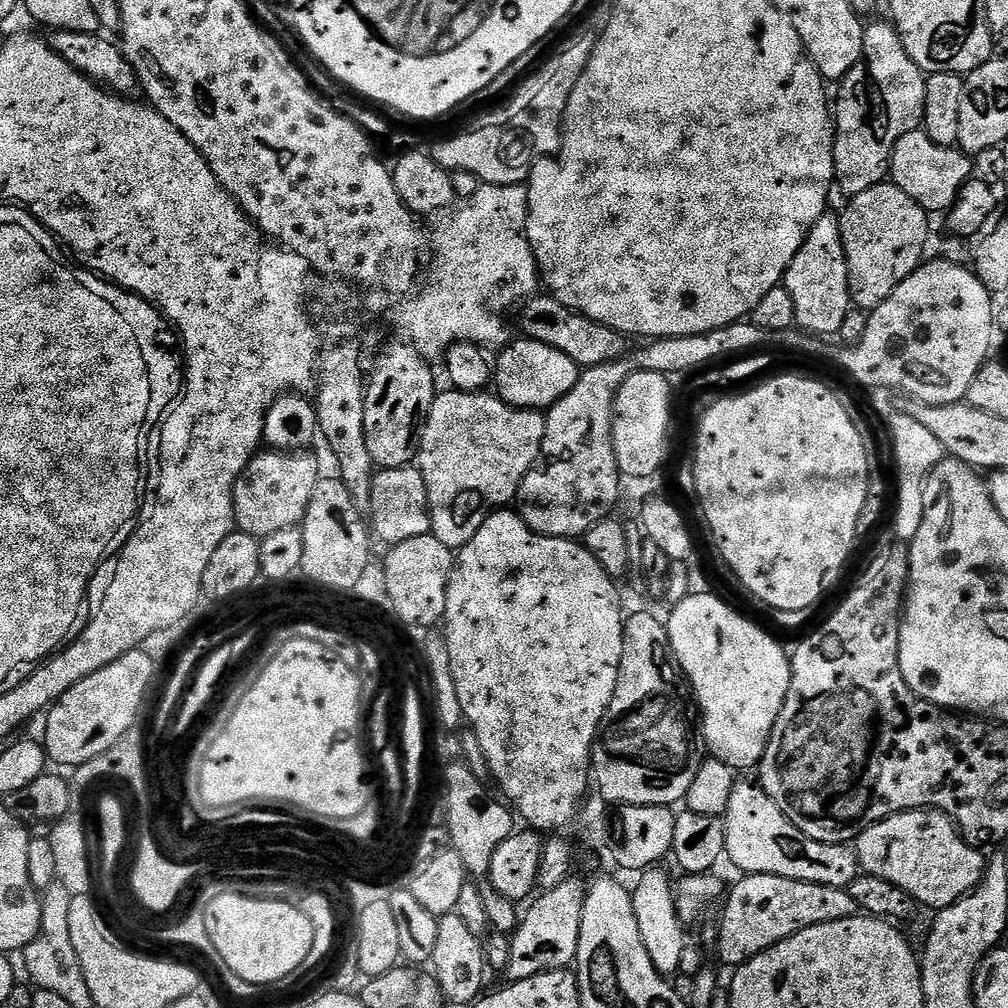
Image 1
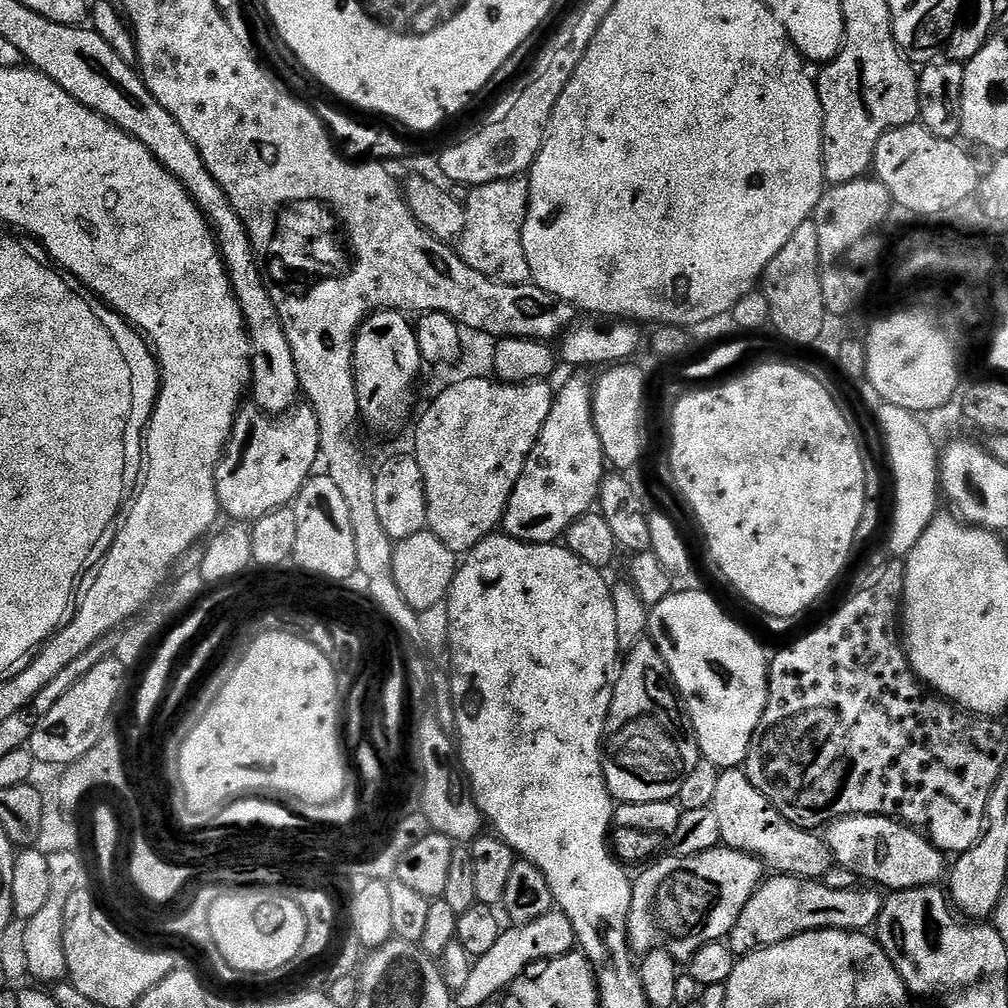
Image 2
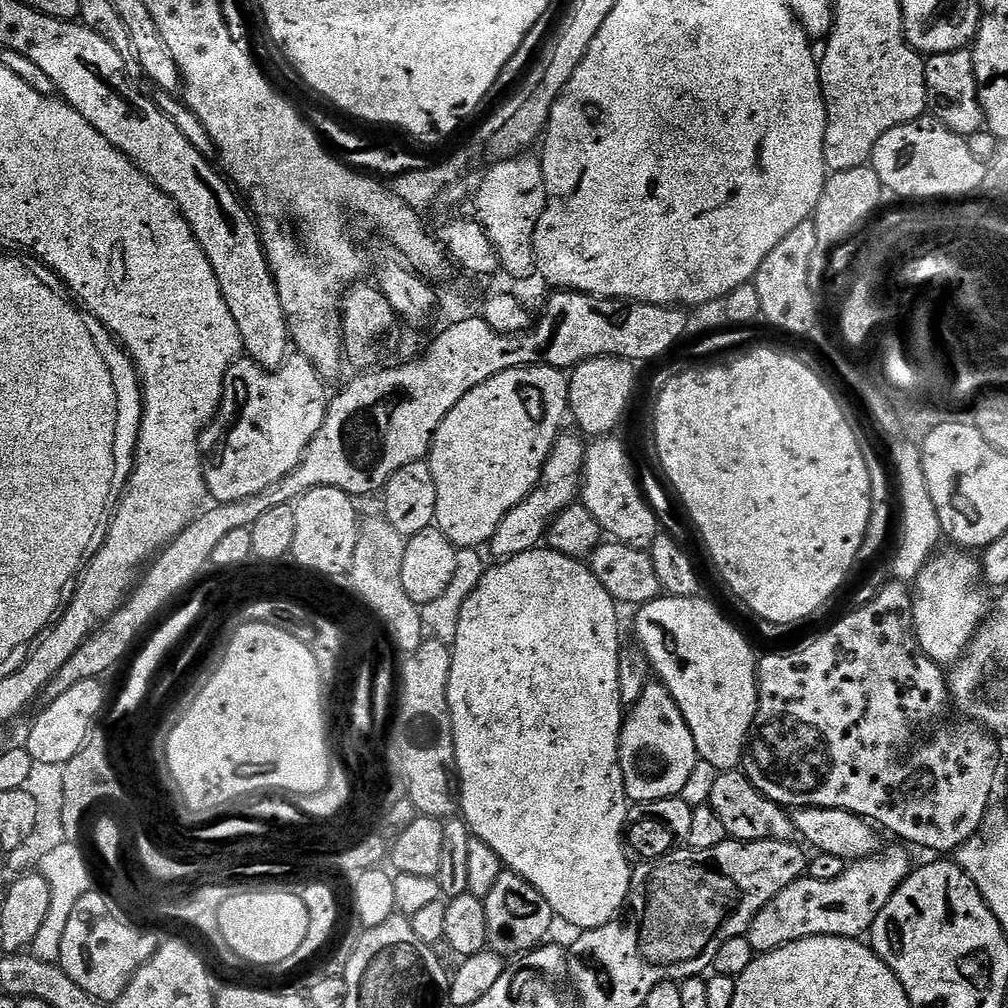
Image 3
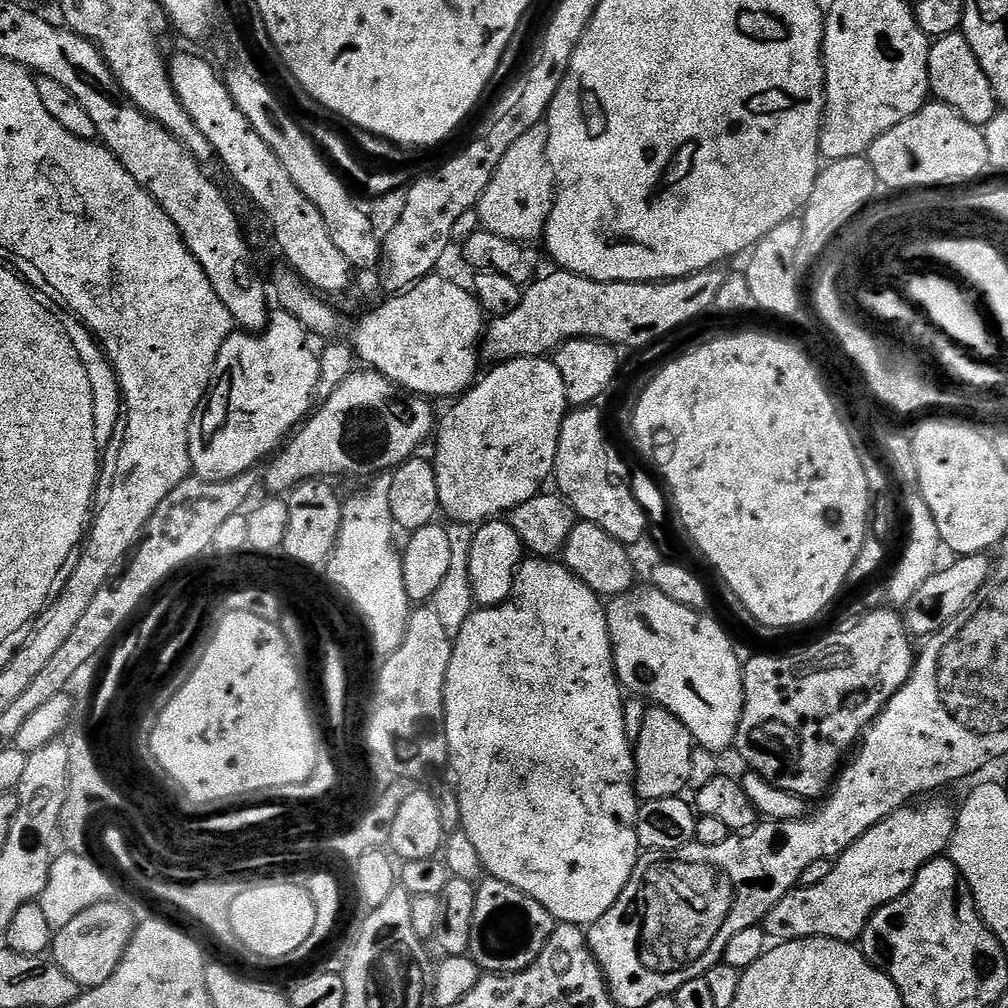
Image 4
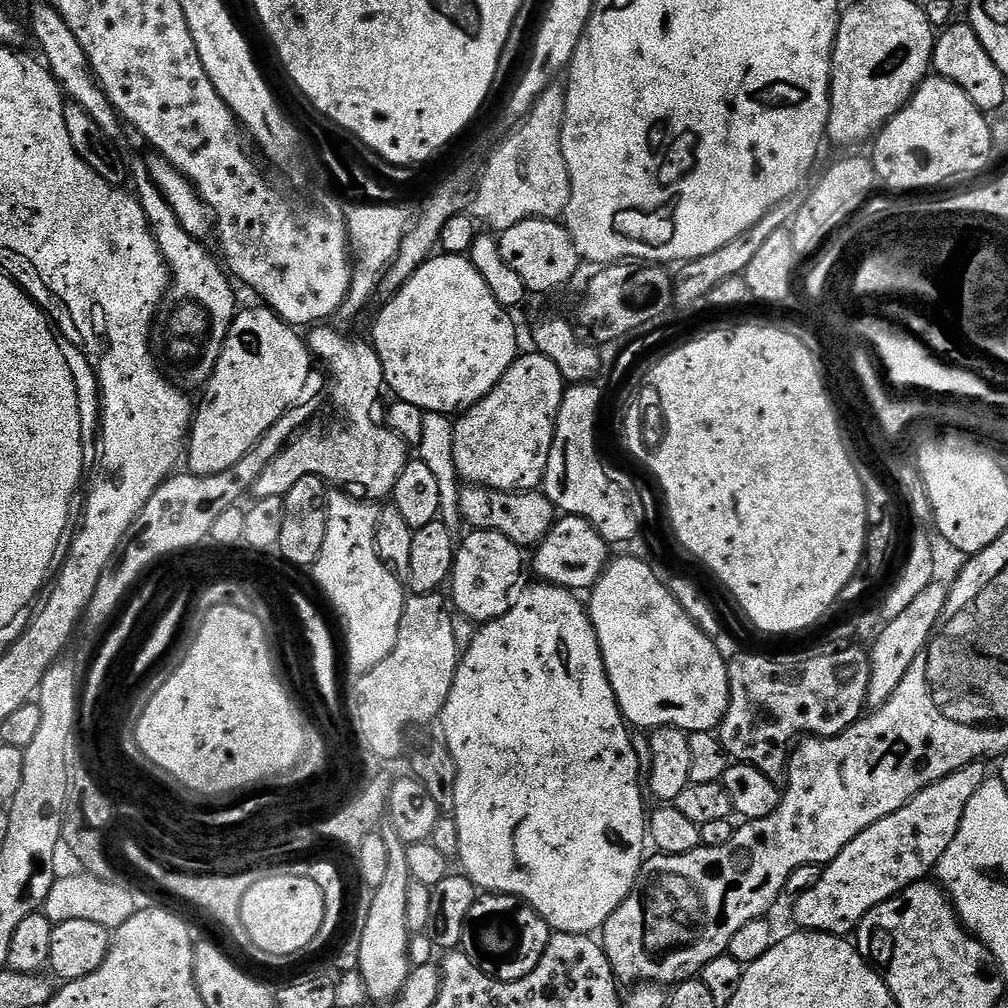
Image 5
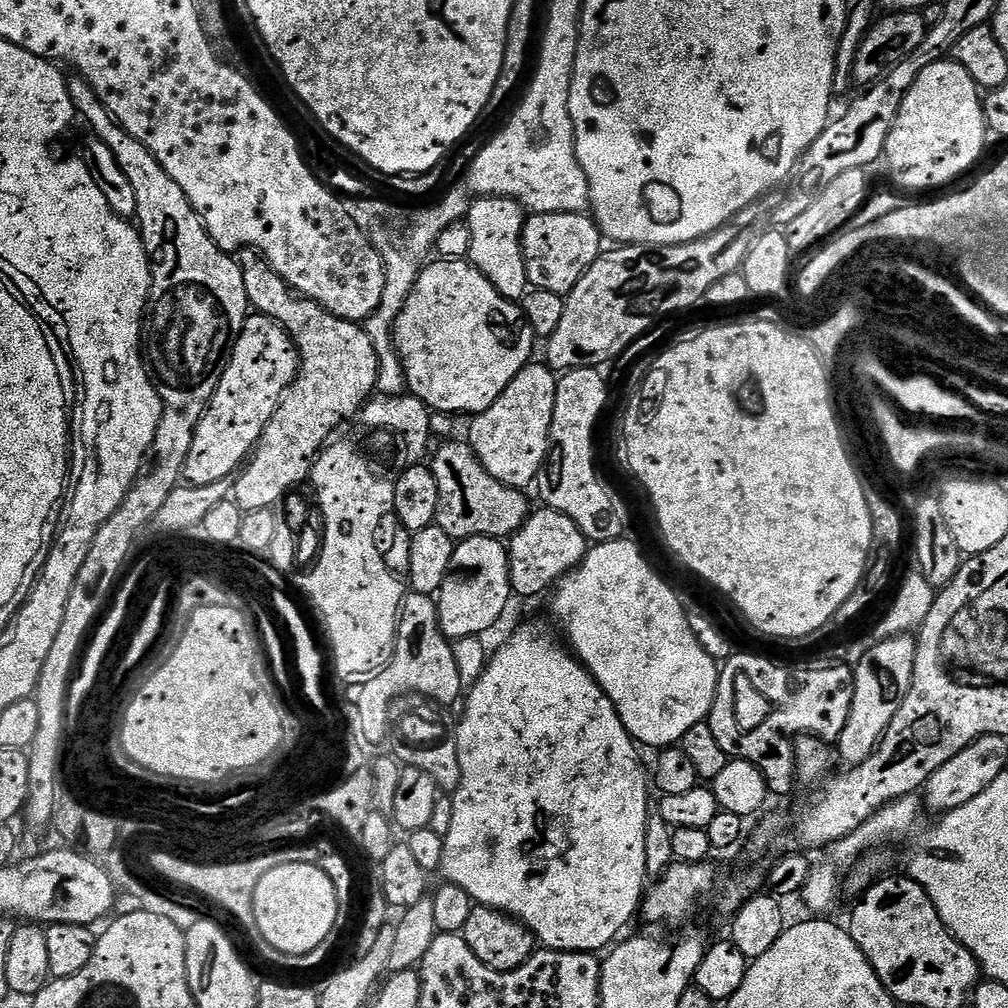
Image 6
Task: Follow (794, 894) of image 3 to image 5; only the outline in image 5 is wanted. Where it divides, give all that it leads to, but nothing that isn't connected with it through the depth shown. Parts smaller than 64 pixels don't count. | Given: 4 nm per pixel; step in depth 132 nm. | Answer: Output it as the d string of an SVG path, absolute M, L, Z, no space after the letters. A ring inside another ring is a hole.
M977 762L946 774L938 782L923 788L906 806L894 810L886 818L874 822L858 838L839 852L821 871L818 882L810 890L799 893L792 905L795 927L810 932L825 932L831 936L851 937L859 928L862 918L882 902L894 898L917 880L925 879L946 854L962 814L984 784L986 773L983 763Z

